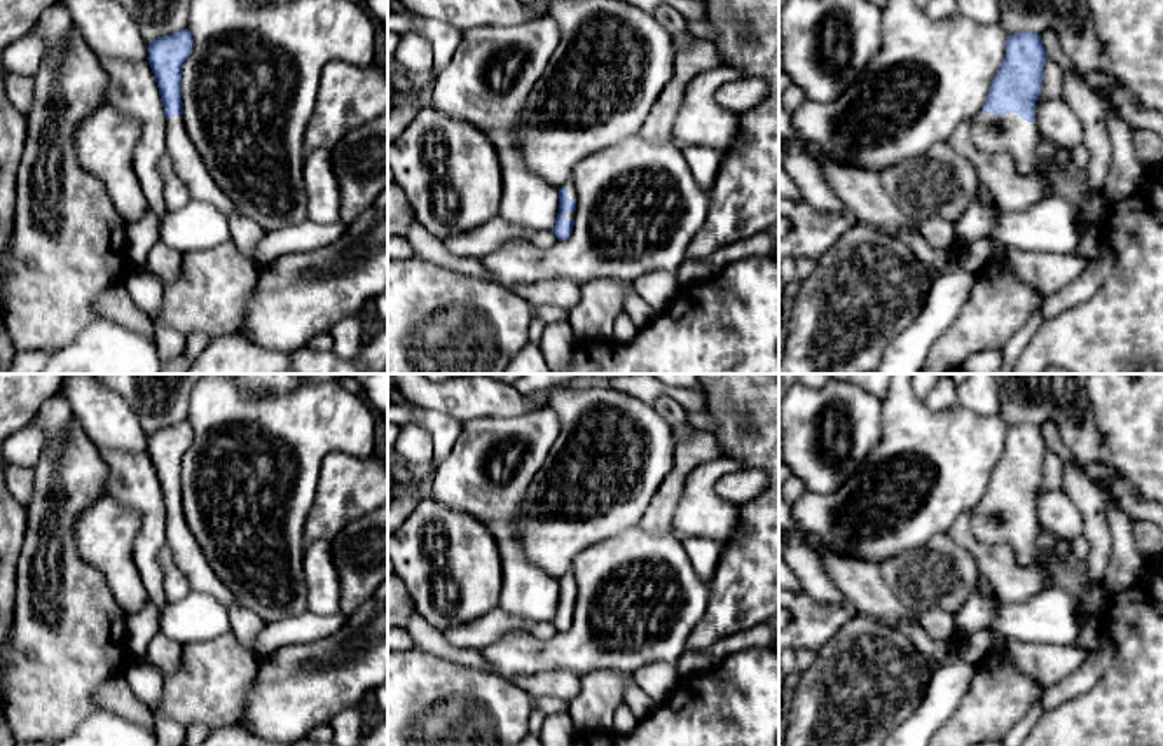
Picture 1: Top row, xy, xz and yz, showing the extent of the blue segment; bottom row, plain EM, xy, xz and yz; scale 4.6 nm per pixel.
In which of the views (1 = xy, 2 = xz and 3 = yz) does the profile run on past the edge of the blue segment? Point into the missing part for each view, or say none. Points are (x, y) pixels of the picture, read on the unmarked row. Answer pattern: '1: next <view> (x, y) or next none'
1: next xy (184, 547)
2: next xz (571, 580)
3: next yz (990, 524)

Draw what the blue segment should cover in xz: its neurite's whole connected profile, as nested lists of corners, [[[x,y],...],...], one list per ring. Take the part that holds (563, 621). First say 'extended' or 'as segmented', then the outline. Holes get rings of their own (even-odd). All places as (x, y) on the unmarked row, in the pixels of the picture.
extended | [[[569,571],[562,580],[559,580],[559,604],[552,620],[559,632],[566,632],[573,625],[576,591],[576,577]]]

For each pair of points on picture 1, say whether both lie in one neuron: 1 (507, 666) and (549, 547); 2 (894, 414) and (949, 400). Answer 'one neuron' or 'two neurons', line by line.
1: two neurons
2: two neurons

